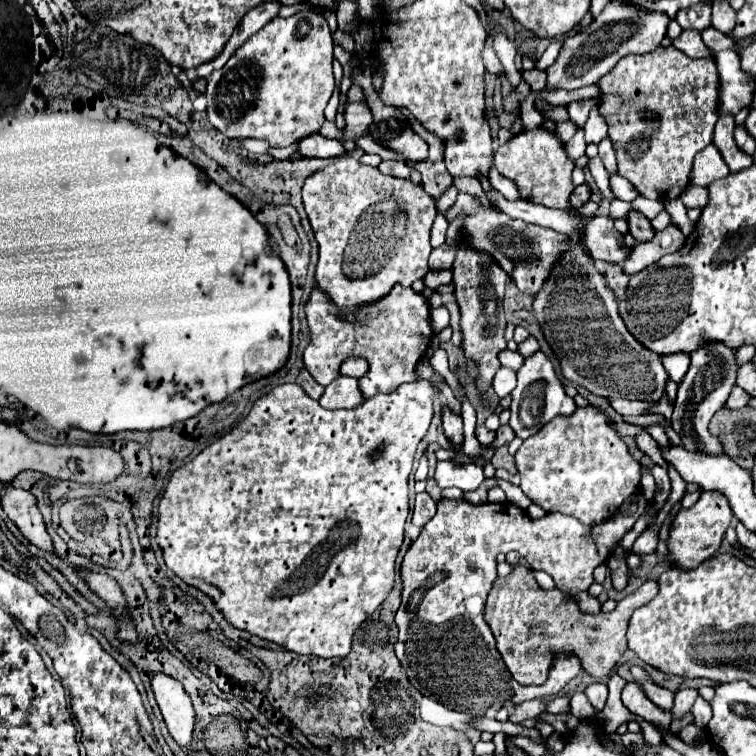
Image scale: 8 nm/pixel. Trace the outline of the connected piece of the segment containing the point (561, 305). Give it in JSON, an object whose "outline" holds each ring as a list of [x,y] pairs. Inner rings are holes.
{"outline":[[[575,238],[573,242],[575,246],[561,256],[545,288],[537,292],[533,302],[541,330],[561,362],[563,376],[591,394],[605,398],[661,400],[669,378],[661,358],[649,352],[649,348],[637,342],[627,330],[619,316],[615,294],[607,288],[603,274],[593,266],[581,240]]]}

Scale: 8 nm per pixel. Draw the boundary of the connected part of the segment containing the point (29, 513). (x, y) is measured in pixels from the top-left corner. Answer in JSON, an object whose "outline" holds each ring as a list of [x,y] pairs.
{"outline":[[[7,488],[5,494],[1,496],[1,504],[3,504],[3,510],[7,512],[7,516],[17,524],[21,534],[31,544],[39,546],[41,550],[53,550],[51,538],[45,530],[43,516],[41,516],[35,496],[31,492]]]}

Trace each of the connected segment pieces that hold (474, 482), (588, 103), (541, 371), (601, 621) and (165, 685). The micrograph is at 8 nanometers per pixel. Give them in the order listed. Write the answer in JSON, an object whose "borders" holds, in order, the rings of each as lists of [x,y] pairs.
{"borders":[[[[441,460],[437,462],[435,480],[441,488],[457,486],[463,492],[479,488],[479,484],[485,480],[483,467],[476,464],[455,464],[453,460]]],[[[587,99],[571,102],[566,106],[570,120],[574,122],[578,129],[583,128],[589,112],[595,104],[597,104],[597,99]]],[[[537,350],[535,354],[525,358],[523,368],[517,372],[517,386],[511,392],[511,396],[513,396],[513,402],[509,408],[511,410],[509,426],[523,440],[527,440],[535,432],[539,432],[541,426],[545,426],[553,416],[559,416],[559,414],[569,416],[577,408],[575,400],[567,396],[563,382],[557,378],[553,364],[547,360],[547,356],[541,350]]],[[[517,564],[507,578],[497,578],[493,582],[485,604],[485,620],[495,636],[497,650],[501,652],[507,670],[519,684],[543,684],[547,680],[547,672],[555,654],[561,652],[579,656],[583,668],[589,674],[603,678],[613,672],[627,648],[625,632],[629,616],[639,606],[653,600],[657,596],[657,590],[659,582],[647,580],[641,588],[623,598],[613,612],[583,614],[571,596],[559,592],[557,588],[543,590],[537,584],[533,572],[527,566]]],[[[155,674],[151,680],[151,688],[163,720],[169,728],[169,734],[181,748],[187,748],[193,740],[195,730],[195,710],[189,694],[179,680],[167,674]]]]}

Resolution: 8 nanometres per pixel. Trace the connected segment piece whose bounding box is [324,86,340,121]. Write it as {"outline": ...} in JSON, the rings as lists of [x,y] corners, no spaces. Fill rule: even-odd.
{"outline":[[[336,87],[333,91],[332,97],[330,98],[325,110],[324,116],[329,121],[335,121],[337,108],[340,100],[340,87]]]}

